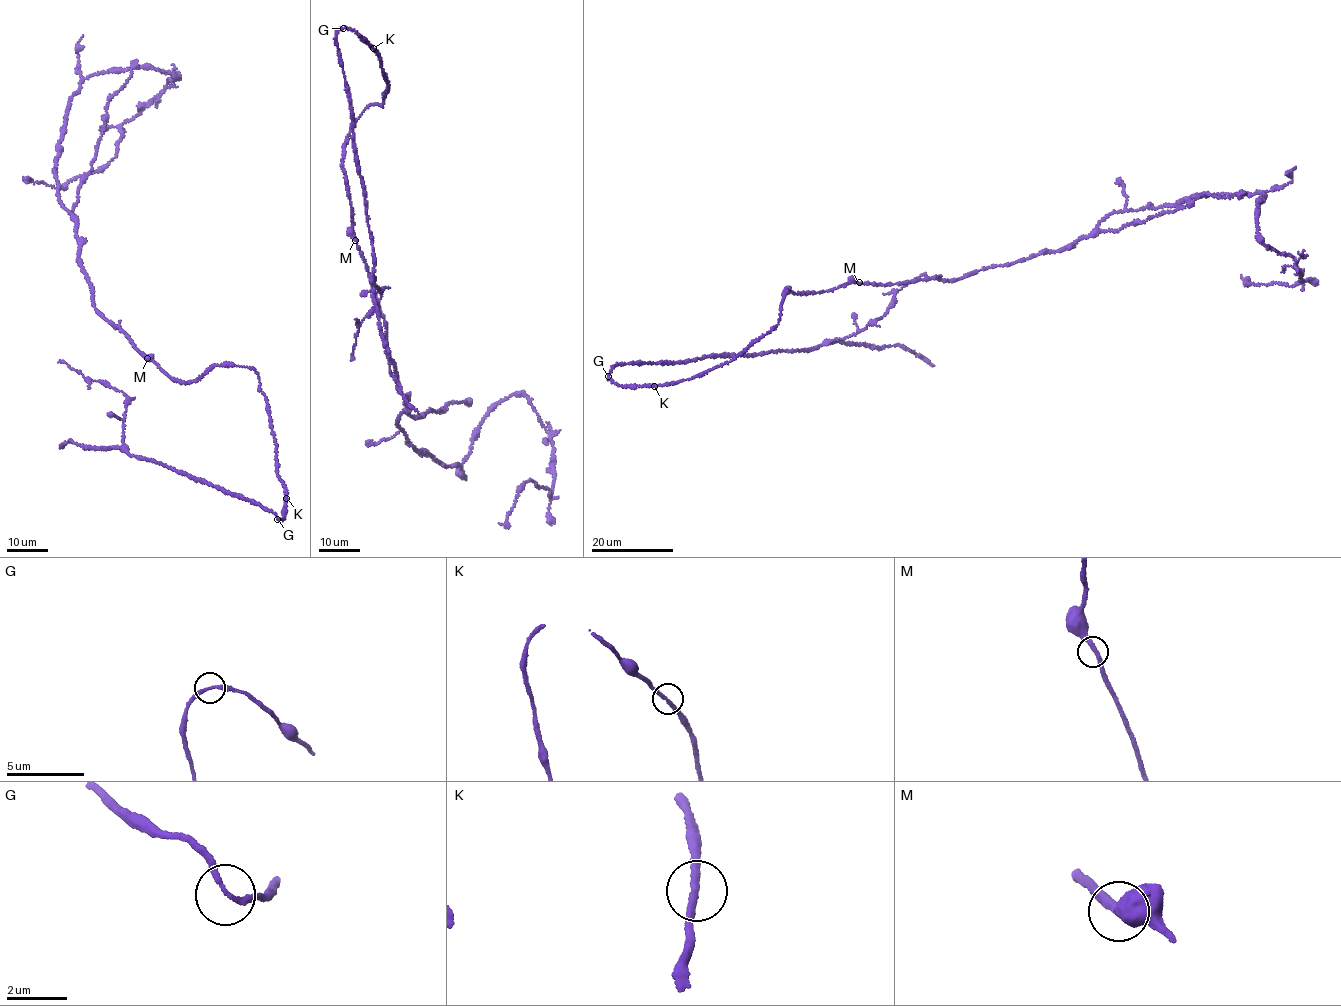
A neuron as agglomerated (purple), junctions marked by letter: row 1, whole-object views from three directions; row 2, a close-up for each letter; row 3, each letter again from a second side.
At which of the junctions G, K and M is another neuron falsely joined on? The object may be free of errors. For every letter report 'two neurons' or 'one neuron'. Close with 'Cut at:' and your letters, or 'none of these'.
G: one neuron
K: one neuron
M: one neuron
Cut at: none of these

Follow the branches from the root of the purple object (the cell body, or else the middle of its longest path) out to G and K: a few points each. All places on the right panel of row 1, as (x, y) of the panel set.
G: (859, 284), (813, 294), (788, 288), (776, 326), (731, 360), (685, 381), (627, 386), (607, 376)
K: (859, 284), (850, 282), (813, 294), (795, 294), (788, 288), (776, 326), (737, 356), (685, 381), (654, 386)

